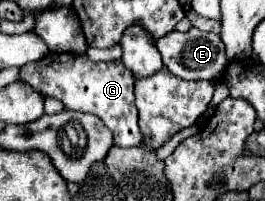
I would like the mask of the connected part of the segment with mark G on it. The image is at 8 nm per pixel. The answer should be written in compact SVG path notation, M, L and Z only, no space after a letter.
M48 54L40 62L22 66L18 78L42 94L60 100L68 110L98 116L112 130L116 146L130 148L142 144L142 134L138 130L138 110L134 104L134 74L122 64L122 60L96 64L86 54Z

